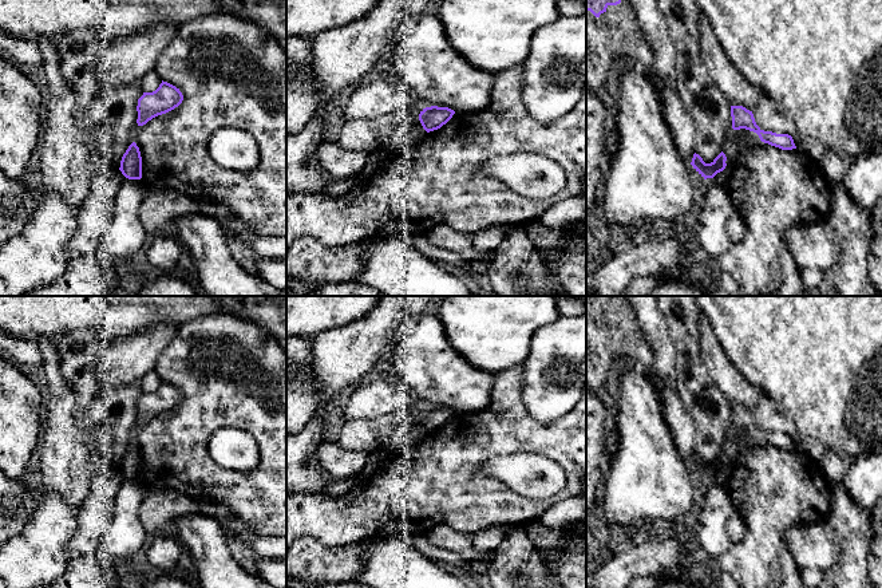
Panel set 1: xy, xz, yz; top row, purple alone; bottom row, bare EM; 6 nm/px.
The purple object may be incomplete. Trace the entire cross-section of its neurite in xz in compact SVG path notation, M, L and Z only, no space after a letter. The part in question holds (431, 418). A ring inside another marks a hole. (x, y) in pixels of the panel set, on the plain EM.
M431 406L420 411L419 421L423 429L430 433L446 425L454 414L455 411L448 407Z

